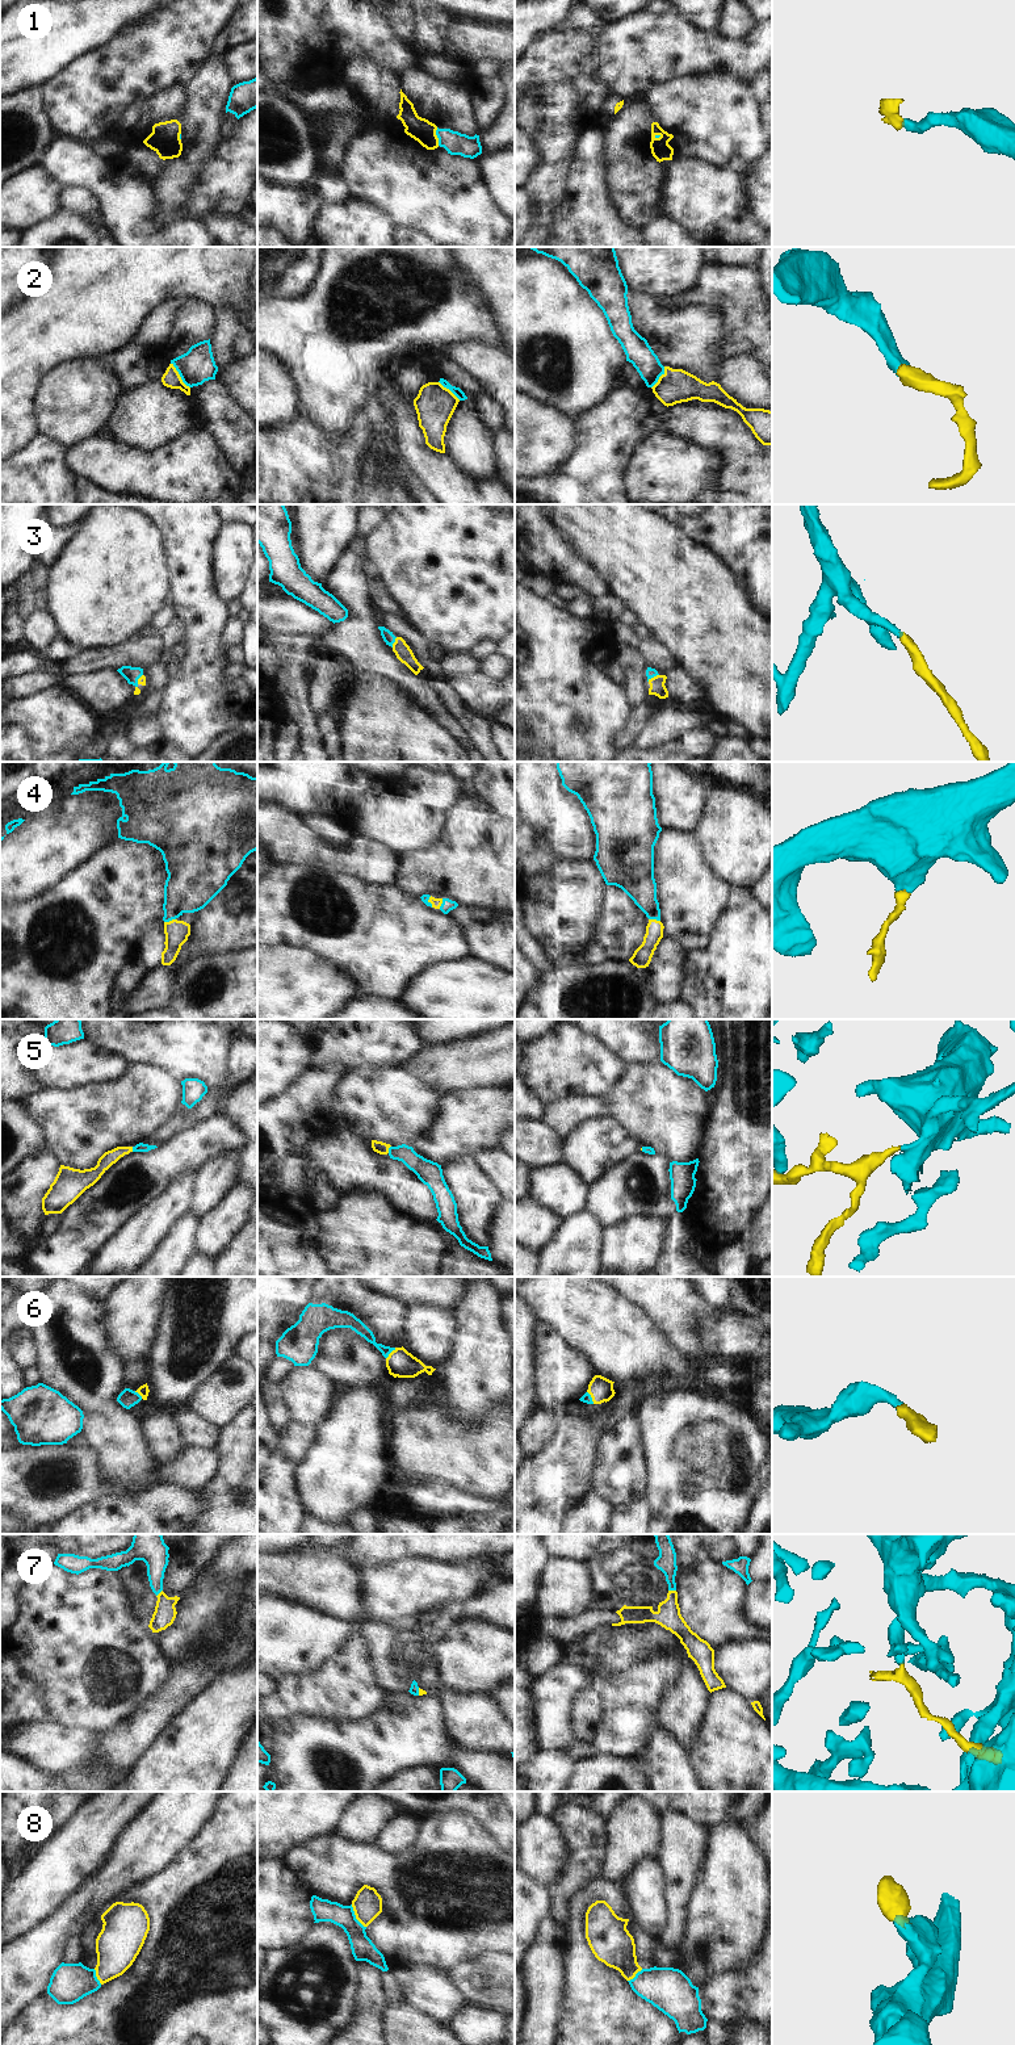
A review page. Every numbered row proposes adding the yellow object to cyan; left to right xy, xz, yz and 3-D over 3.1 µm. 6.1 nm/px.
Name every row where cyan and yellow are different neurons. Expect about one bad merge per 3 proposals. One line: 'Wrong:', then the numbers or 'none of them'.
Wrong: 1

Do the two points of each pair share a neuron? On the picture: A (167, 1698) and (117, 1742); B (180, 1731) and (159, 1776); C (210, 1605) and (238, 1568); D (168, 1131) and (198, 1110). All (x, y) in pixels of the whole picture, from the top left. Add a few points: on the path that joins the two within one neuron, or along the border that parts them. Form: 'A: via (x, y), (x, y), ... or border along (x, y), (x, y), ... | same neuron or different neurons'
A: via (155, 1710), (129, 1737) | same neuron
B: via (180, 1742), (180, 1755), (170, 1765) | same neuron
C: border along (210, 1564), (217, 1575), (227, 1580), (243, 1582) | different neurons
D: via (176, 1123), (181, 1118), (191, 1117) | same neuron

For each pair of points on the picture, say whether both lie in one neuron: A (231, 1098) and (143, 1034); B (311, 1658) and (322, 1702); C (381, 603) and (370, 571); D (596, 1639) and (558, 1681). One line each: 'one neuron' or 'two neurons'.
A: one neuron
B: two neurons
C: one neuron
D: one neuron

